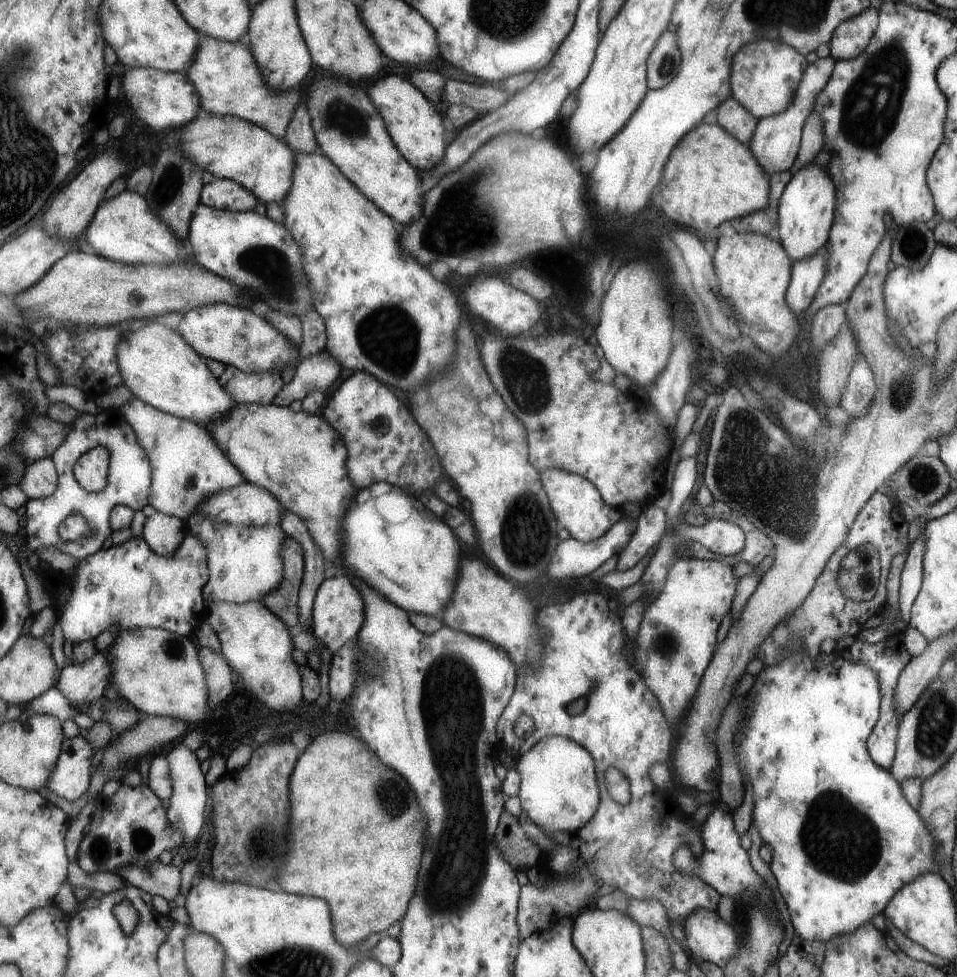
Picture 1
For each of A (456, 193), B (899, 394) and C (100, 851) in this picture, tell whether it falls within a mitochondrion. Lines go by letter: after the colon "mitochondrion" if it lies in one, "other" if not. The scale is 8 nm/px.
A: mitochondrion
B: mitochondrion
C: mitochondrion

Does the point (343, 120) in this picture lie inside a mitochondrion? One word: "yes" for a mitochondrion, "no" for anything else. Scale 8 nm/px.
yes

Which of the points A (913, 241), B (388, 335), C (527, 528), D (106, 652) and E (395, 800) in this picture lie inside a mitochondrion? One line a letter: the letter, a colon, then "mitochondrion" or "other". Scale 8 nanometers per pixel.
A: mitochondrion
B: mitochondrion
C: mitochondrion
D: other
E: mitochondrion

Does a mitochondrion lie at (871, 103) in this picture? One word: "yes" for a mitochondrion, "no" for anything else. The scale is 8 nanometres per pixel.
yes

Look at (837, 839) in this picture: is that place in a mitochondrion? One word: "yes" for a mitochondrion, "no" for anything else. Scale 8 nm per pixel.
yes

